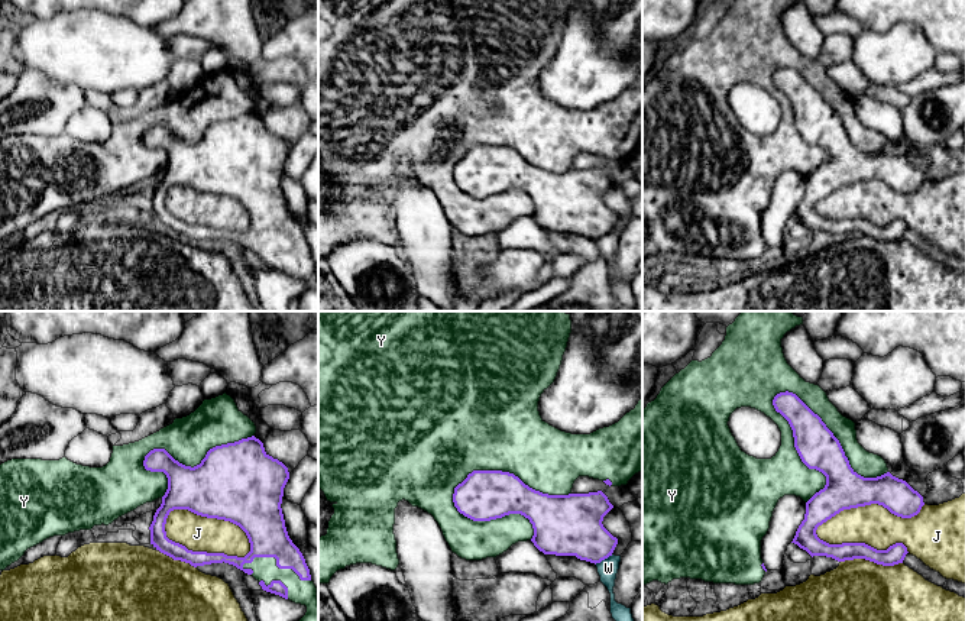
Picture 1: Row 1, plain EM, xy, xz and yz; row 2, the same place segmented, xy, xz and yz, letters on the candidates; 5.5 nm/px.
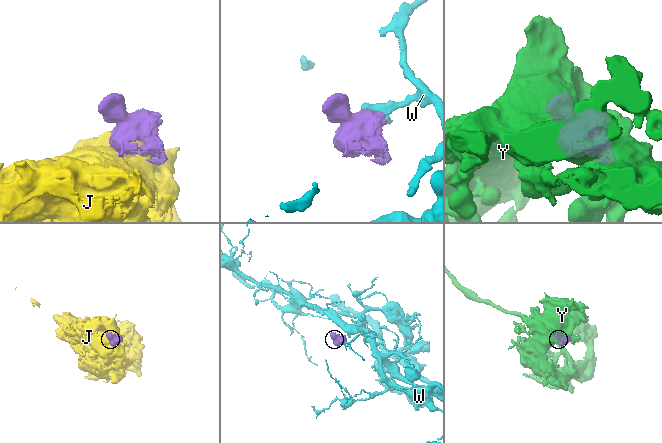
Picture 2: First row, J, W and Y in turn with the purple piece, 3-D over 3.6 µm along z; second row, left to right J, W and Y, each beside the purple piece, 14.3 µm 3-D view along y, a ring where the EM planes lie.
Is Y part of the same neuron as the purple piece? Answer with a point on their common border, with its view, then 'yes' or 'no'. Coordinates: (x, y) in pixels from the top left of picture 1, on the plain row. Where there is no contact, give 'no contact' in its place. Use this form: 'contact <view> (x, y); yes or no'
contact yz (835, 113); yes

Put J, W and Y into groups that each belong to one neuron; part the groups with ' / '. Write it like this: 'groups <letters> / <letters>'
groups J / W / Y

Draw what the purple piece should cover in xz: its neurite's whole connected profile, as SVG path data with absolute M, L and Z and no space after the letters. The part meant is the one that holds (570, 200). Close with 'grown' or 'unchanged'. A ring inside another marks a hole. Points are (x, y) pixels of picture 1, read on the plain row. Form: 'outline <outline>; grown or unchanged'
outline M318 0L318 164L334 184L327 210L318 213L318 258L328 259L346 242L372 239L391 246L399 240L394 210L395 184L405 175L434 193L453 229L466 236L496 233L518 217L531 216L544 230L576 232L600 239L612 232L618 214L602 200L613 184L602 168L573 169L579 152L621 162L642 146L642 74L618 98L590 110L571 110L545 98L538 87L541 69L554 58L571 9L571 0Z; grown

